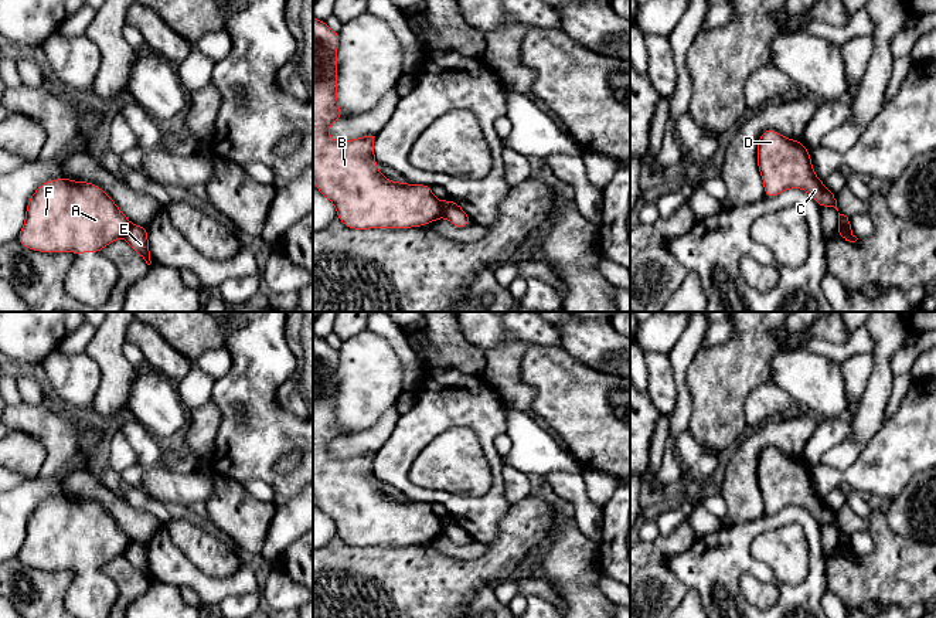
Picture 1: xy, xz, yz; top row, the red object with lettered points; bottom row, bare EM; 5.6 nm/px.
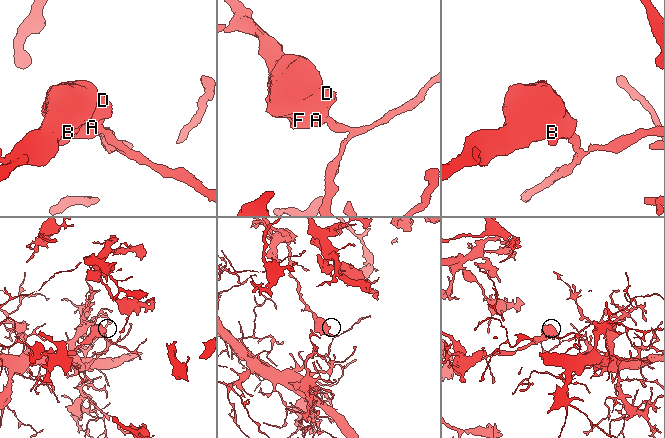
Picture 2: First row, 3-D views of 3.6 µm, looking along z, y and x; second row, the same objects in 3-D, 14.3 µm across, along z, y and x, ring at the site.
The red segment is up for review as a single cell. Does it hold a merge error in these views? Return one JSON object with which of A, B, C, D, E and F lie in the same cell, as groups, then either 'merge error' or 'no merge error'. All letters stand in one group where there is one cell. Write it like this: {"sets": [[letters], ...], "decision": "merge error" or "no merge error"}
{"sets": [["A", "B", "C", "D", "F"], ["E"]], "decision": "merge error"}

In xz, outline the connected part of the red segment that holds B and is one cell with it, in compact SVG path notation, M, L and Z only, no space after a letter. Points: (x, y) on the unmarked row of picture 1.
M313 335L313 500L330 517L337 536L348 546L412 546L430 541L443 533L443 519L426 502L404 502L388 498L378 486L374 473L374 455L333 458L329 444L343 431L337 420L337 366L340 350L323 337Z

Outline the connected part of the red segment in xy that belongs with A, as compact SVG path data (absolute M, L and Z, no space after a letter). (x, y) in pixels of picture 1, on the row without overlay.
M62 493L38 503L28 517L25 539L17 554L31 568L45 571L69 568L75 573L101 570L108 561L123 556L130 543L129 536L99 503L74 499Z

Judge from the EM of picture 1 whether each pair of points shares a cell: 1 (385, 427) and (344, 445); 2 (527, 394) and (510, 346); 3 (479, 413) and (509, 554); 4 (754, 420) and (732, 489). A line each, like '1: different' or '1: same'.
1: same
2: same
3: different
4: different

